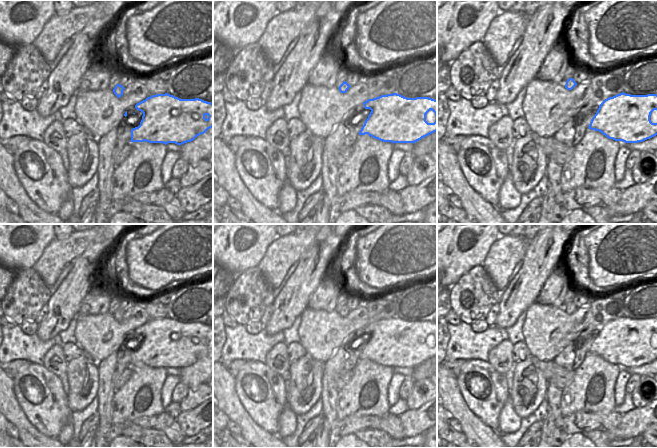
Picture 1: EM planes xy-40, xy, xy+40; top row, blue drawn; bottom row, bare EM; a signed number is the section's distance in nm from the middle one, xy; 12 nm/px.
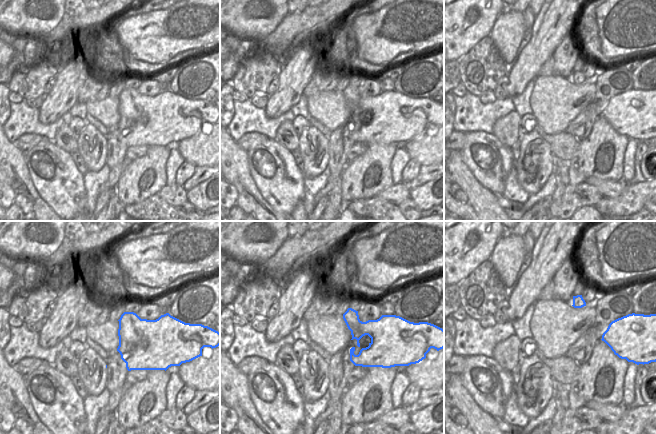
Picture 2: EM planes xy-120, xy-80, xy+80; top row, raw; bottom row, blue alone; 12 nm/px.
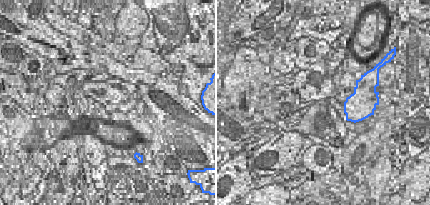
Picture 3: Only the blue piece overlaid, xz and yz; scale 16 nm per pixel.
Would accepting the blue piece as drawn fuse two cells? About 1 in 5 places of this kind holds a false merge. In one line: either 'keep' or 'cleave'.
keep

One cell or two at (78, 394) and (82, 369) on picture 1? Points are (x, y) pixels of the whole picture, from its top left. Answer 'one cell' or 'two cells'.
one cell

